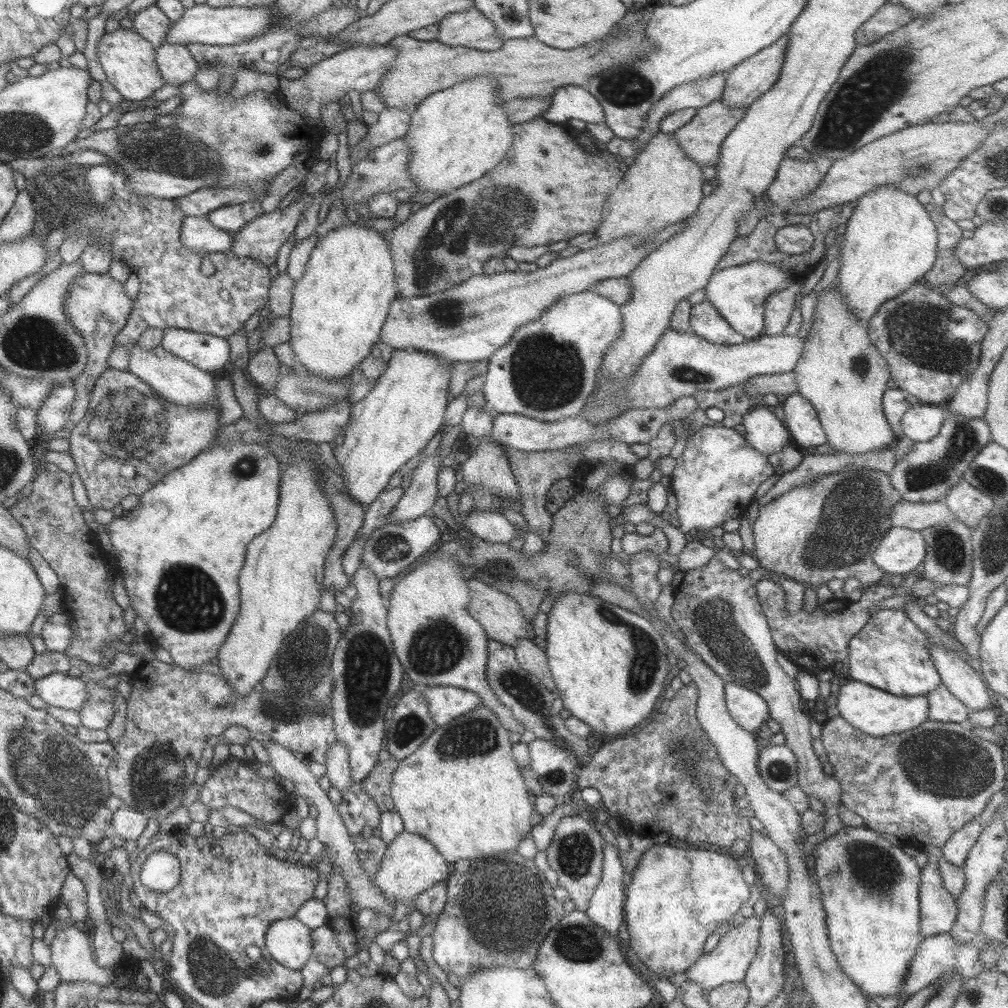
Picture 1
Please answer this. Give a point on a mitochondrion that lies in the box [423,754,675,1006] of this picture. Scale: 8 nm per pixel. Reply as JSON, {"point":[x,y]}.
{"point":[501,892]}

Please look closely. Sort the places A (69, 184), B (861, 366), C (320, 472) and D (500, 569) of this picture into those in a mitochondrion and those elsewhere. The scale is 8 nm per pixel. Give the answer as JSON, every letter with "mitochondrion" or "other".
{"A":"mitochondrion","B":"mitochondrion","C":"other","D":"mitochondrion"}

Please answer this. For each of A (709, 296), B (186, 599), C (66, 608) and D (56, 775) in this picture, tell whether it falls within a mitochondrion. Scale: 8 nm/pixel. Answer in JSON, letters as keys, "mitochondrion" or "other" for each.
{"A":"other","B":"mitochondrion","C":"other","D":"mitochondrion"}

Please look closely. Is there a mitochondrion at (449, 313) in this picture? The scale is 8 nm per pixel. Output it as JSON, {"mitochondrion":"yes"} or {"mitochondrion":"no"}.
{"mitochondrion":"yes"}

